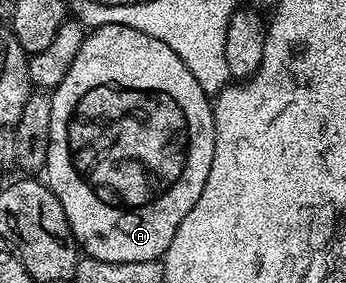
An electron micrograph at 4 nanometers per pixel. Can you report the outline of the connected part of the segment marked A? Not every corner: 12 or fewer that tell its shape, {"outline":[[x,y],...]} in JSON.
{"outline":[[89,30],[46,182],[79,250],[163,260],[213,100],[166,41]]}

